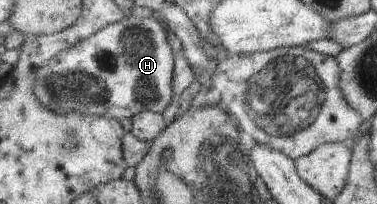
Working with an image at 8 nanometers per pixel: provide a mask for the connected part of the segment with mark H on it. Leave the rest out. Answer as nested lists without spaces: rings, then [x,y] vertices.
[[[128,16],[120,23],[104,28],[90,39],[77,43],[57,55],[45,68],[38,72],[36,95],[51,110],[65,113],[87,113],[89,116],[112,116],[117,120],[133,119],[143,111],[165,113],[165,109],[176,100],[174,91],[173,49],[167,41],[166,29],[155,19],[139,19]]]

